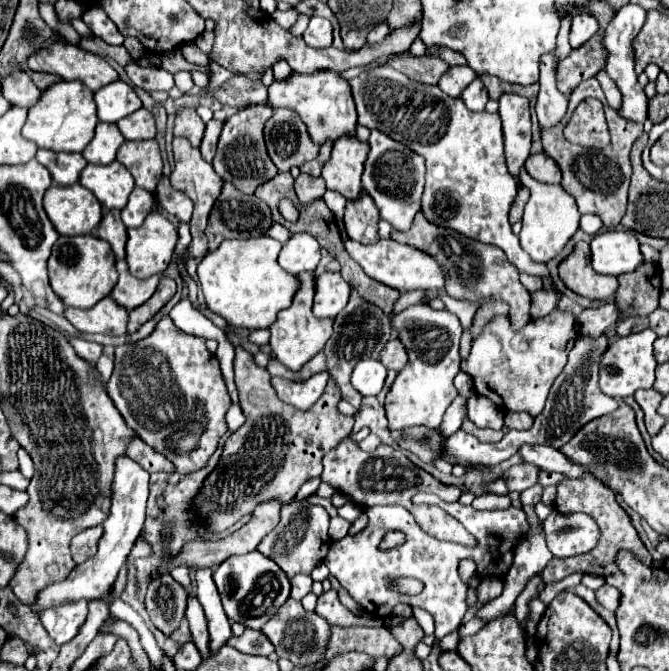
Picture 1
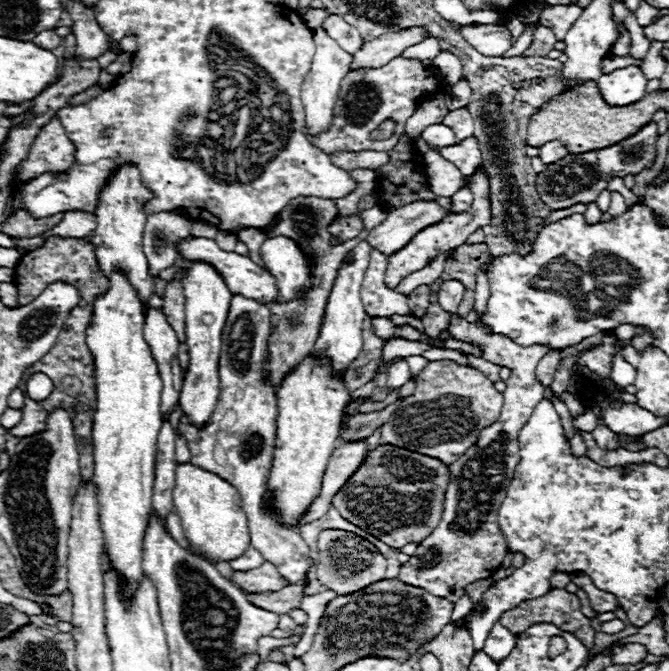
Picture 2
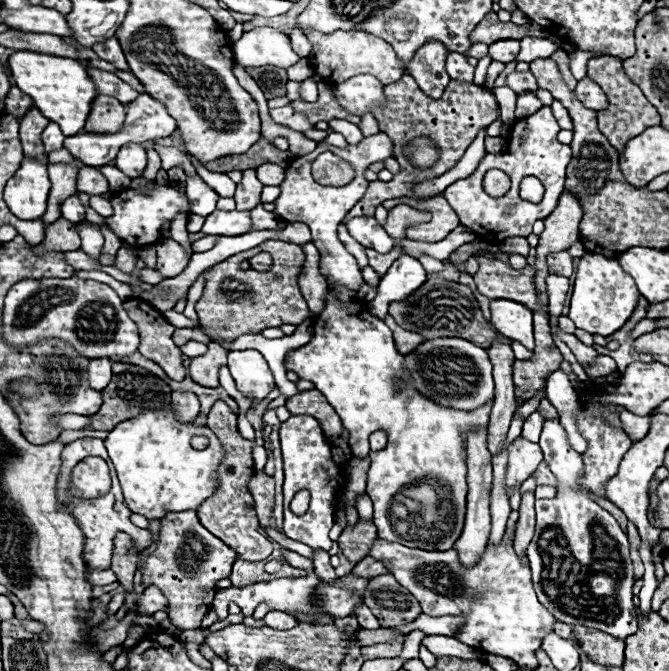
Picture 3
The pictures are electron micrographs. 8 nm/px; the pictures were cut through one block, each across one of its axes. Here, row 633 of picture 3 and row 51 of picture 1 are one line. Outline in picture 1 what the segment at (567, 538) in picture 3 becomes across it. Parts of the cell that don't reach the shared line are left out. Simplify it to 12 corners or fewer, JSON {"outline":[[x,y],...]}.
{"outline":[[628,4],[604,30],[604,72],[628,100],[628,120],[646,120],[632,40],[646,10]]}

